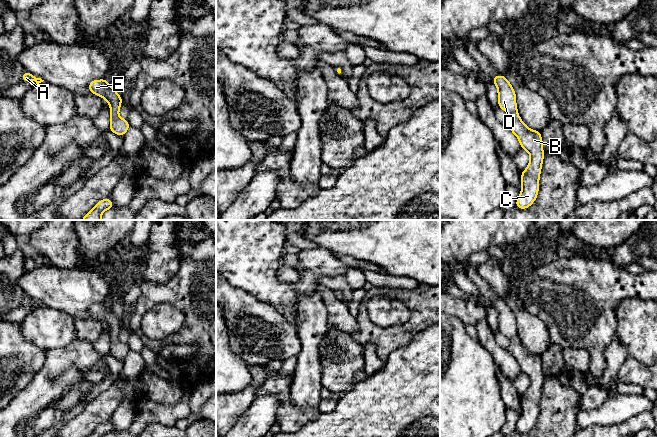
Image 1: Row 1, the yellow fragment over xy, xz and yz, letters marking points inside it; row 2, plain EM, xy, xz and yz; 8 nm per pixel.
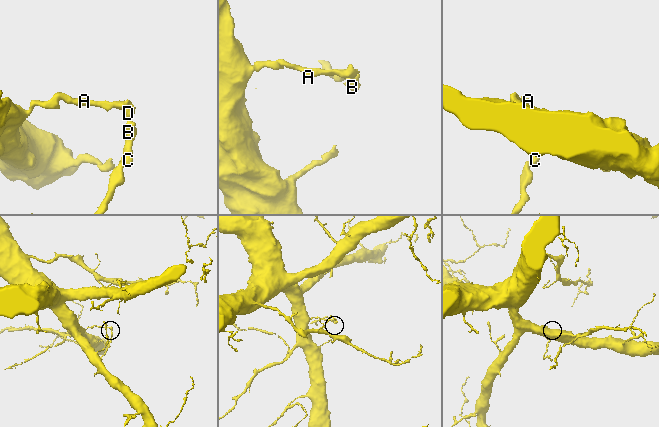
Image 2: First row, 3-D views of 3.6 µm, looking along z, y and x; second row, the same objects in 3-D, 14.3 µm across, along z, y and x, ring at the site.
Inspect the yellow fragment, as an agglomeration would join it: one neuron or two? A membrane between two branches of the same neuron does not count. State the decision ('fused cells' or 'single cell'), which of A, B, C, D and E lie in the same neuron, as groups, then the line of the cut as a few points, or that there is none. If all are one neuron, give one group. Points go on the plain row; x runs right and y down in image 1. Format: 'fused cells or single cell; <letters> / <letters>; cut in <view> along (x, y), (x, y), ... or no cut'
single cell; A B C D E; no cut

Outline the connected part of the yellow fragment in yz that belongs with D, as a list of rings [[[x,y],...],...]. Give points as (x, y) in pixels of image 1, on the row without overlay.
[[[499,299],[492,301],[498,313],[498,329],[506,335],[511,343],[507,351],[517,360],[521,371],[530,378],[530,386],[521,397],[522,414],[516,425],[516,431],[526,433],[536,424],[539,414],[539,400],[544,382],[540,355],[529,353],[518,339],[516,319],[507,302]]]

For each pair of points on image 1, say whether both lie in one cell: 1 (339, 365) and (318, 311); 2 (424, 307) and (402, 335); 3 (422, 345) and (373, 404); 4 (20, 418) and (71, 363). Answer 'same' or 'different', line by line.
1: different
2: same
3: same
4: same

